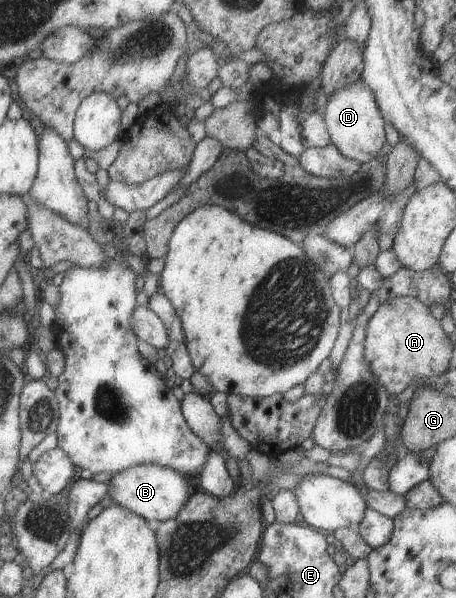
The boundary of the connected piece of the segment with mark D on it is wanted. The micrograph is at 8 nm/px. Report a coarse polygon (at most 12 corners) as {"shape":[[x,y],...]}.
{"shape":[[362,80],[334,90],[331,144],[362,164],[385,143],[385,121]]}

